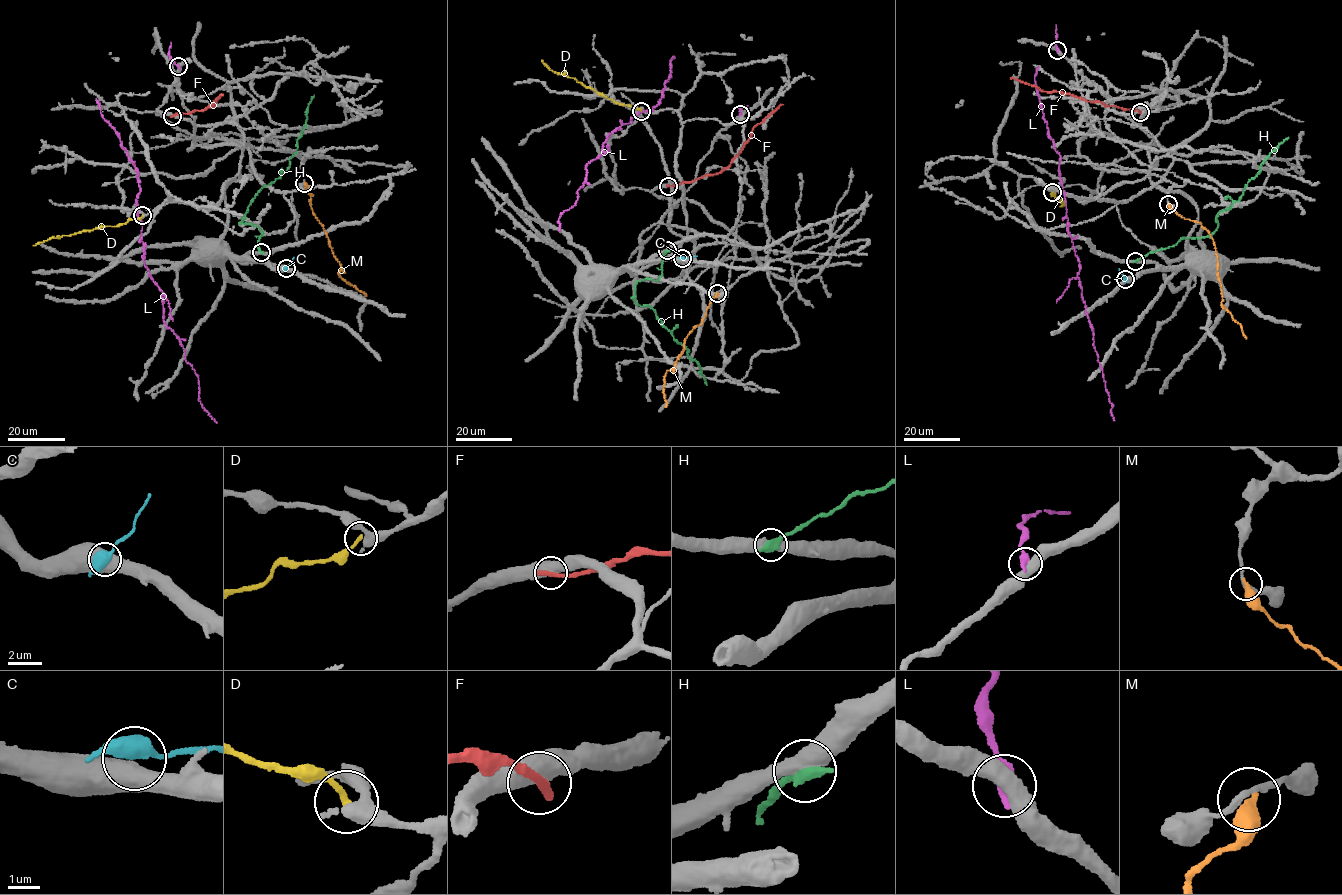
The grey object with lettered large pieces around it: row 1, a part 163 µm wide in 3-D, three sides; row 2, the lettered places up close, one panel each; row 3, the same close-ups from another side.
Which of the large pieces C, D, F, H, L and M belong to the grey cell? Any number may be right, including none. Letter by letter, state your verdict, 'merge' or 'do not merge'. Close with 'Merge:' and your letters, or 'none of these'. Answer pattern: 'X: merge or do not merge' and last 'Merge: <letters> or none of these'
C: do not merge
D: do not merge
F: do not merge
H: do not merge
L: do not merge
M: do not merge
Merge: none of these

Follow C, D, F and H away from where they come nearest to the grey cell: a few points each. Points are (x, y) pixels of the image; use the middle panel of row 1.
C: (682, 258), (697, 255)
D: (641, 111), (614, 101), (573, 78), (557, 73), (542, 59)
F: (668, 186), (690, 183), (725, 169), (750, 138), (753, 128), (783, 104)
H: (667, 250), (662, 274), (657, 280), (638, 281), (634, 299), (654, 310), (661, 325), (687, 348), (707, 385)

